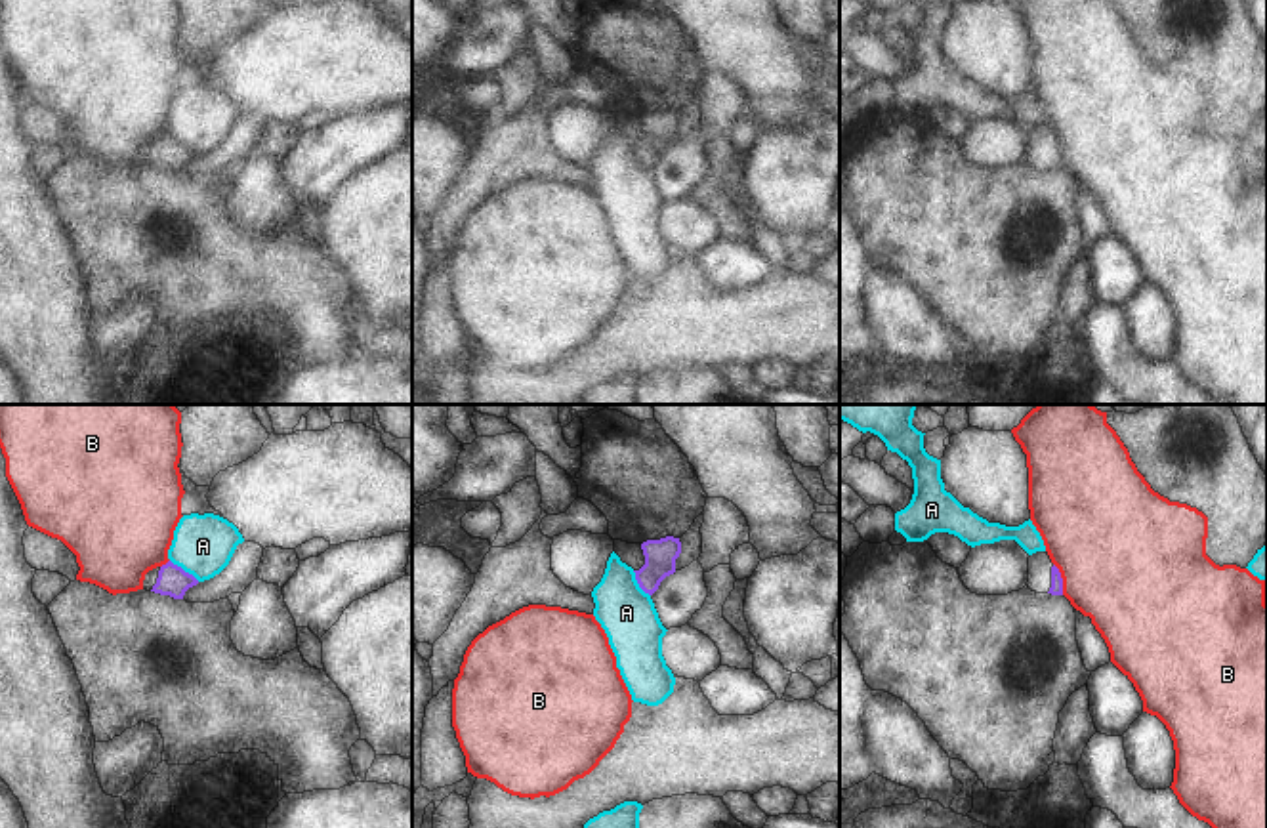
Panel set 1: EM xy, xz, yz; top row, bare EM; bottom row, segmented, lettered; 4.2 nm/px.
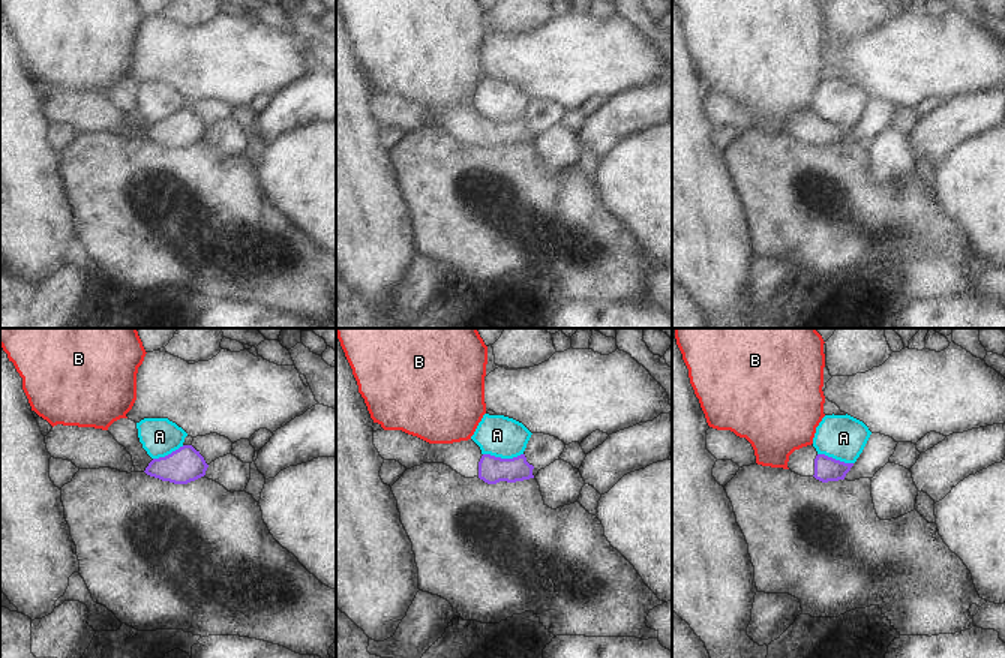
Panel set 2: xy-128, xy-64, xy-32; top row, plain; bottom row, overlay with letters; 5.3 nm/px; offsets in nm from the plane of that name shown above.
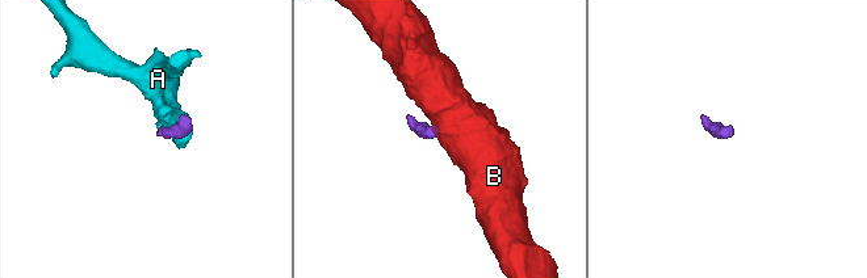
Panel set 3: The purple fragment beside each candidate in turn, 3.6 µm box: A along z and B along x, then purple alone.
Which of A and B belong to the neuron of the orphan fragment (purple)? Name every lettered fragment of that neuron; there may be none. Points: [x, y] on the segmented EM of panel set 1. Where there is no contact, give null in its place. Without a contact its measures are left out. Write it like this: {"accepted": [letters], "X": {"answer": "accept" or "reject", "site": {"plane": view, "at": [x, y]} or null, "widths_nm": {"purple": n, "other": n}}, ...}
{"accepted": [], "A": {"answer": "reject", "site": {"plane": "xy", "at": [184, 571]}, "widths_nm": {"purple": 130, "other": 260}}, "B": {"answer": "reject", "site": {"plane": "yz", "at": [1061, 579]}, "widths_nm": {"purple": 50, "other": 500}}}

